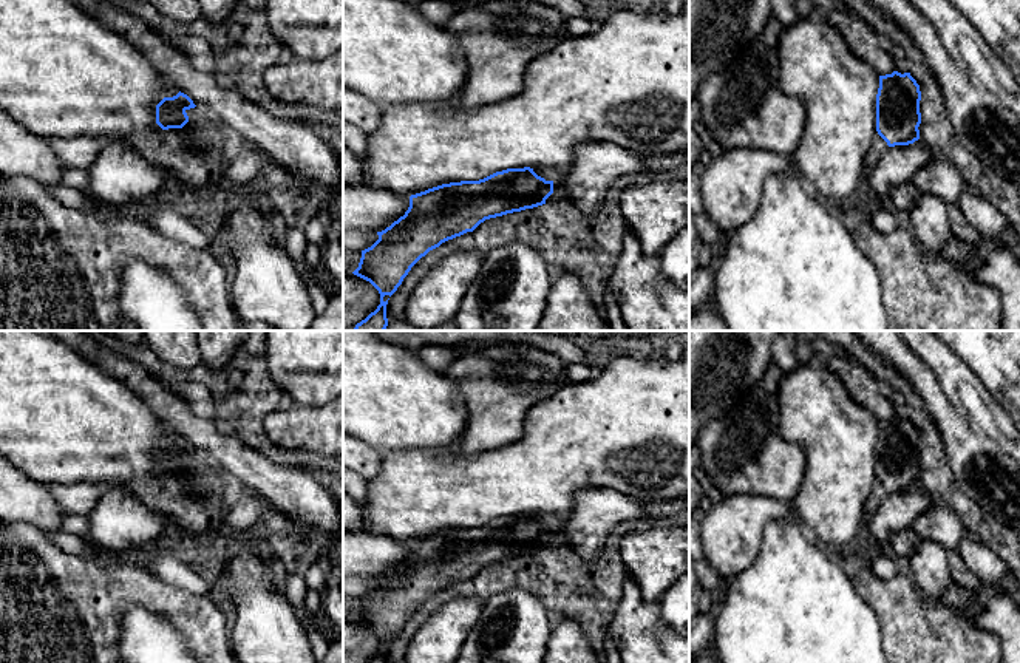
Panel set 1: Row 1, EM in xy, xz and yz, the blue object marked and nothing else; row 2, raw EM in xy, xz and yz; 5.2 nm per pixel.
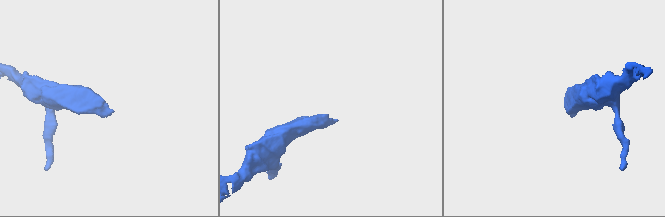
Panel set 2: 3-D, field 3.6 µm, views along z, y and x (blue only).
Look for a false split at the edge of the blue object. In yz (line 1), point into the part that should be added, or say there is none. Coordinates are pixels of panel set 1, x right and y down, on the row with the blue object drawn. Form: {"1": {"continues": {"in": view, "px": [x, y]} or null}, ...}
{"1": {"continues": {"in": "yz", "px": [880, 146]}}}

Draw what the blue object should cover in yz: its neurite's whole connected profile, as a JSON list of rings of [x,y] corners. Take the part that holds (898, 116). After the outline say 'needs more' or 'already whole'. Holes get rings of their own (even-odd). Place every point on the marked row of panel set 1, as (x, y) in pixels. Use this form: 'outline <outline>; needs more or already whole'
outline [[[910,73],[879,76],[876,94],[876,131],[867,156],[865,173],[881,159],[889,147],[909,145],[920,139],[921,91]]]; needs more

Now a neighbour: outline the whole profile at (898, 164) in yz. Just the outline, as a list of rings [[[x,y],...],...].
[[[924,142],[889,147],[867,173],[876,199],[890,198],[895,187],[912,182],[915,173],[933,158]]]

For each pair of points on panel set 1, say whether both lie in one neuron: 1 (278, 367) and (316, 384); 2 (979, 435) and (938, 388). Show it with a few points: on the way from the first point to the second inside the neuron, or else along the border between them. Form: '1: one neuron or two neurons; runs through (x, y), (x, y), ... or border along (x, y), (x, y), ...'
1: one neuron; runs through (288, 368), (294, 374), (306, 374)
2: one neuron; runs through (972, 424), (949, 399)

